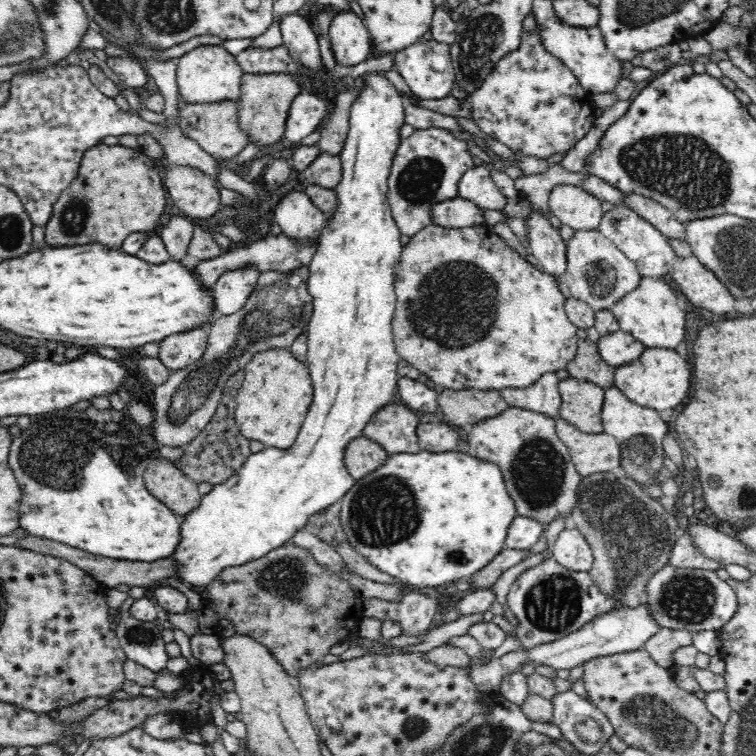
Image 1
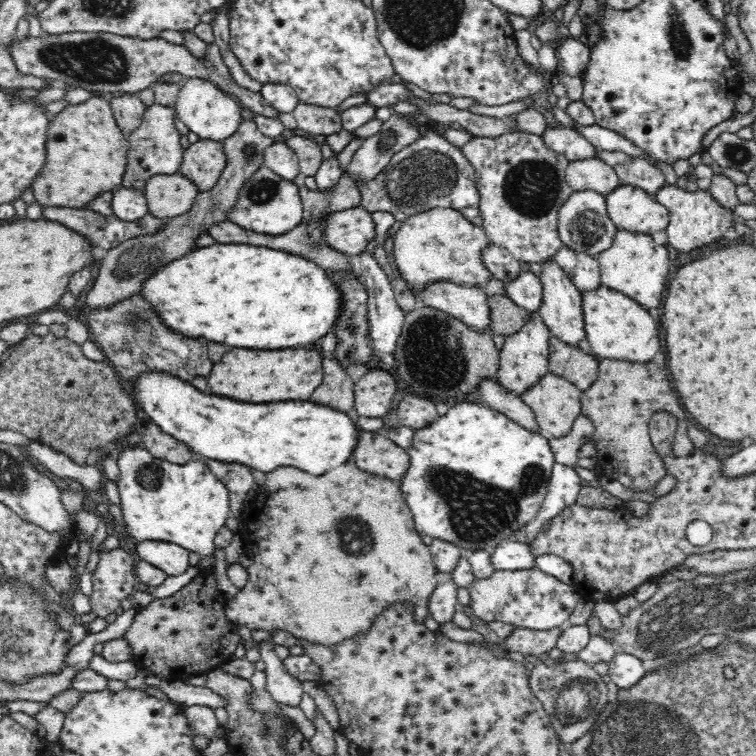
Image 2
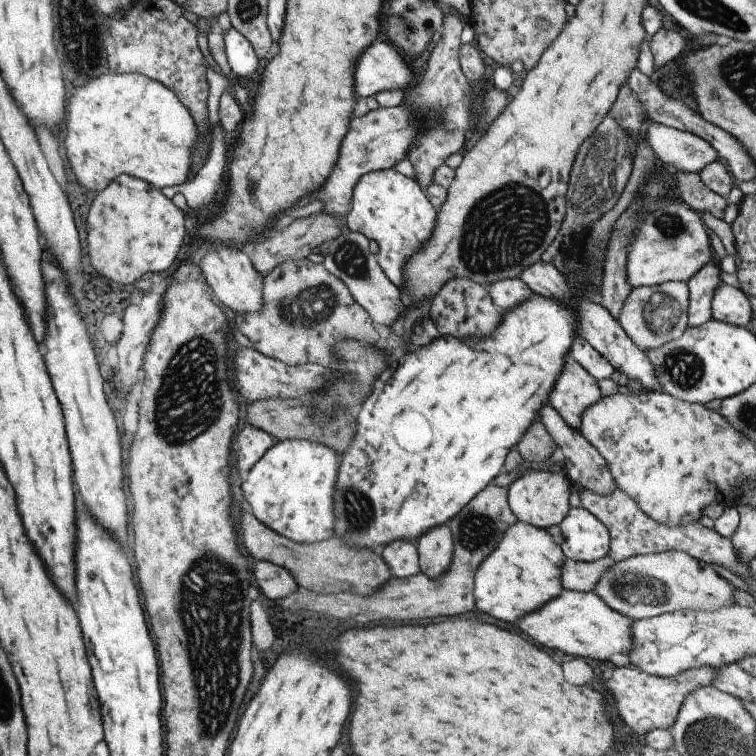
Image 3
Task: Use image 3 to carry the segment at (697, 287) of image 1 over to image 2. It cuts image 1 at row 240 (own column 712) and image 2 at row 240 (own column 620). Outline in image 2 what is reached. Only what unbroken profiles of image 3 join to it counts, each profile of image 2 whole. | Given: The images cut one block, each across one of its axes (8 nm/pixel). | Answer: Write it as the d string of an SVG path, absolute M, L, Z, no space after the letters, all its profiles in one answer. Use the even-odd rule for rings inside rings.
M680 185L662 186L655 194L655 199L669 210L670 222L666 226L667 242L673 249L690 253L693 250L710 246L718 242L728 228L732 228L735 217L732 210L728 210L711 195L710 191L688 191Z

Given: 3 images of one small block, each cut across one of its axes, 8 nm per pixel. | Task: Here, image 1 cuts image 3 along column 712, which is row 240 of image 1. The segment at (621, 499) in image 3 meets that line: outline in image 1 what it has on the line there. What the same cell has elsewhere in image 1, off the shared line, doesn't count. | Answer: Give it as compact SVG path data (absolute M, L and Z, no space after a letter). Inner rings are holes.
M537 210L530 212L526 218L527 236L530 254L536 258L538 266L548 273L560 278L566 272L567 244L547 217Z

